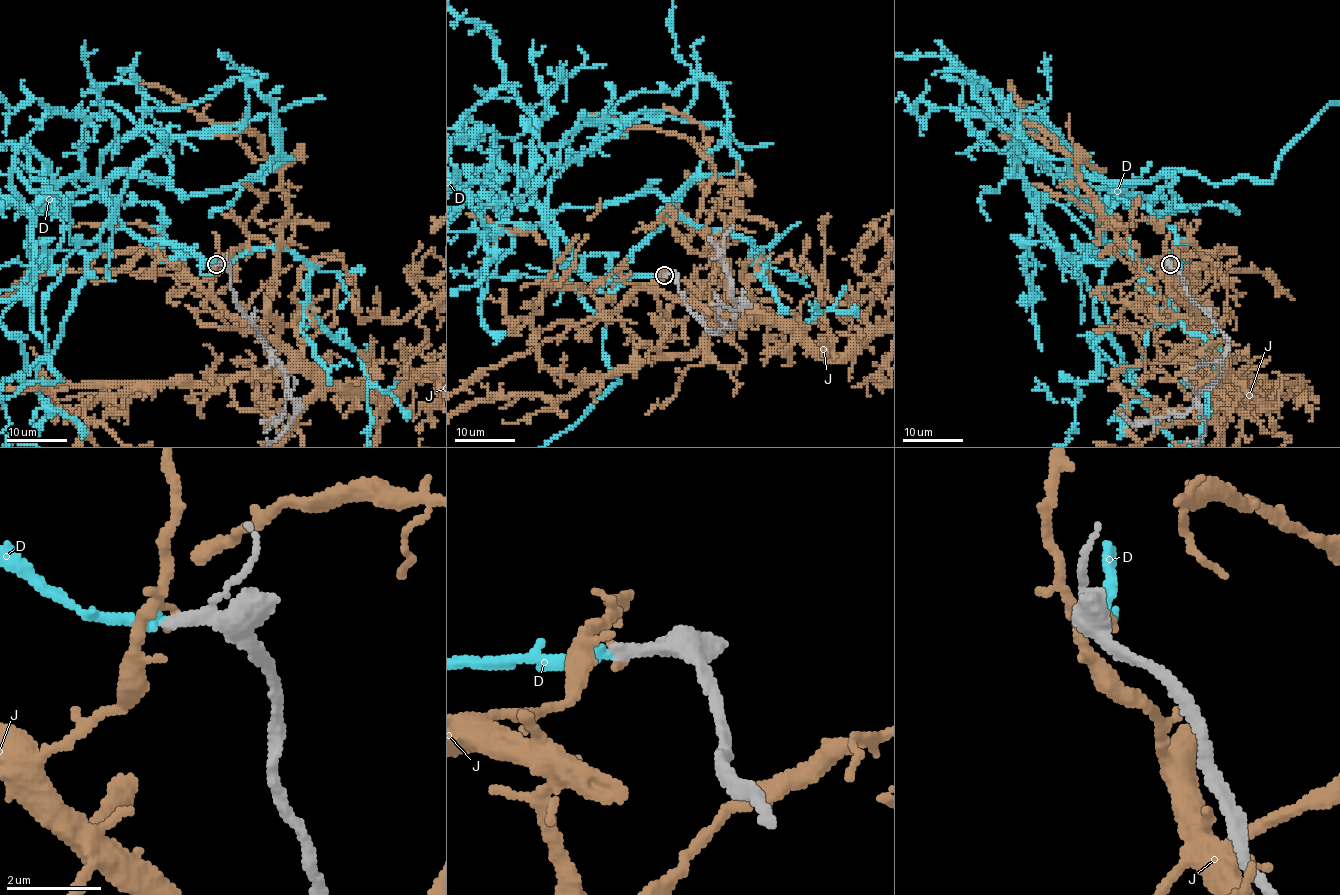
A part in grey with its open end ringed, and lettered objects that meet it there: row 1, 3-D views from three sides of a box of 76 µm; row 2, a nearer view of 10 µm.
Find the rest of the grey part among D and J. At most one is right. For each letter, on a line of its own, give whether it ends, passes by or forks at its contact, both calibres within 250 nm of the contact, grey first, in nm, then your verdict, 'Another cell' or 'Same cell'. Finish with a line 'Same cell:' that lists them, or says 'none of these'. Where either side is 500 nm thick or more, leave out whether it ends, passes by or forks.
D: It ends there. Thickness 280 nm (grey) against 240 nm. Same cell
J: It passes by. Thickness 320 nm (grey) against 100 nm. Another cell
Same cell: D

